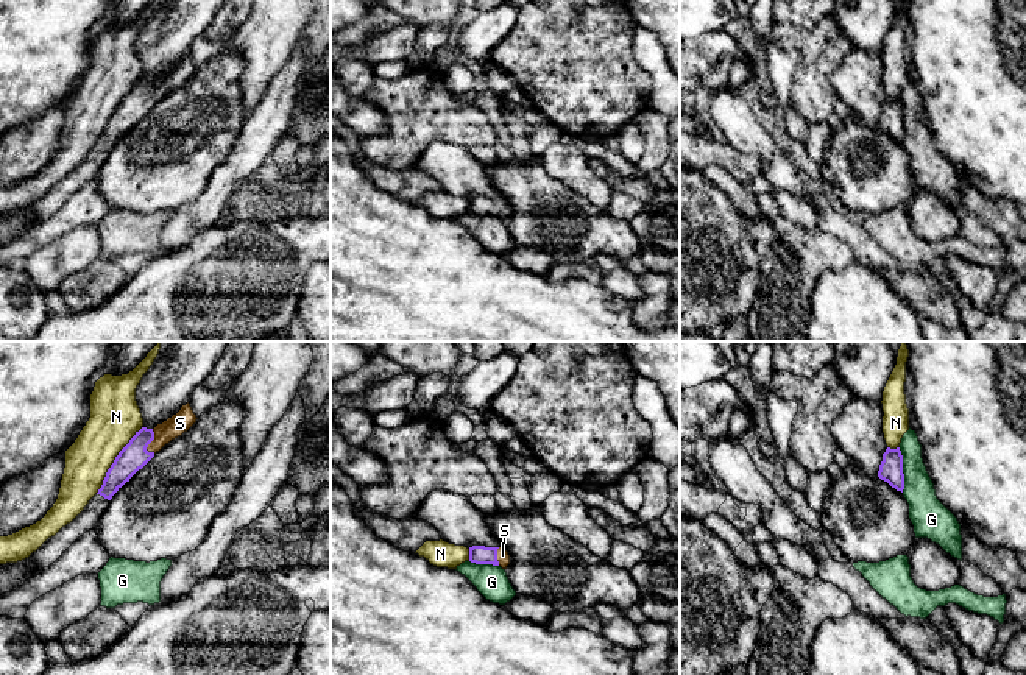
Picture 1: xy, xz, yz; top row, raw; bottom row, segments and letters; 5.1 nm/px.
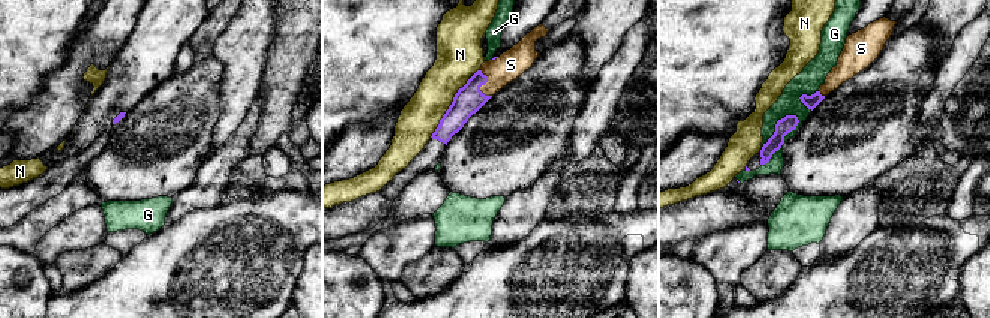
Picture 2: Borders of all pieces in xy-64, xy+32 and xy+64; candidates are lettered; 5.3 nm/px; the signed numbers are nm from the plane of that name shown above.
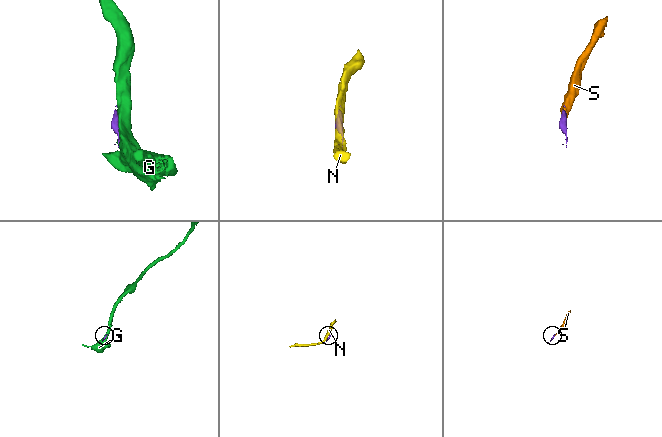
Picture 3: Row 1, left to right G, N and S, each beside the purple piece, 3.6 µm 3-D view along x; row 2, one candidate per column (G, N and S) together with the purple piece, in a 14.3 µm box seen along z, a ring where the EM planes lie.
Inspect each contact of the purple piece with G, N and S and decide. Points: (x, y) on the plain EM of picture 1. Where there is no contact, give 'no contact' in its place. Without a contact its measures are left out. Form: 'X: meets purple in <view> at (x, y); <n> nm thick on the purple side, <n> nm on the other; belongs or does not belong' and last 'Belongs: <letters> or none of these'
G: meets purple in yz at (902, 120); 130 nm thick on the purple side, 180 nm on the other; does not belong
N: meets purple in xy at (114, 111); 140 nm thick on the purple side, 260 nm on the other; does not belong
S: meets purple in xy at (150, 92); 140 nm thick on the purple side, 110 nm on the other; belongs
Belongs: S

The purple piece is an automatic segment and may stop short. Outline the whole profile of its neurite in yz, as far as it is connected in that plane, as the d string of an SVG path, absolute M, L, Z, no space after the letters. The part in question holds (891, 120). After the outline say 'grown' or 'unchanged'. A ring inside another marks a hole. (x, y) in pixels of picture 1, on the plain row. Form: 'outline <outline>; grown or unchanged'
outline M887 98L883 104L883 112L879 115L878 128L887 133L897 142L904 140L904 125L903 125L903 106L900 98Z; unchanged

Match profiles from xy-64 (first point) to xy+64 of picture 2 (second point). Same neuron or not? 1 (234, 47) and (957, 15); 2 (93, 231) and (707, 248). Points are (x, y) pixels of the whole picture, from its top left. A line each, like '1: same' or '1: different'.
1: same
2: same

